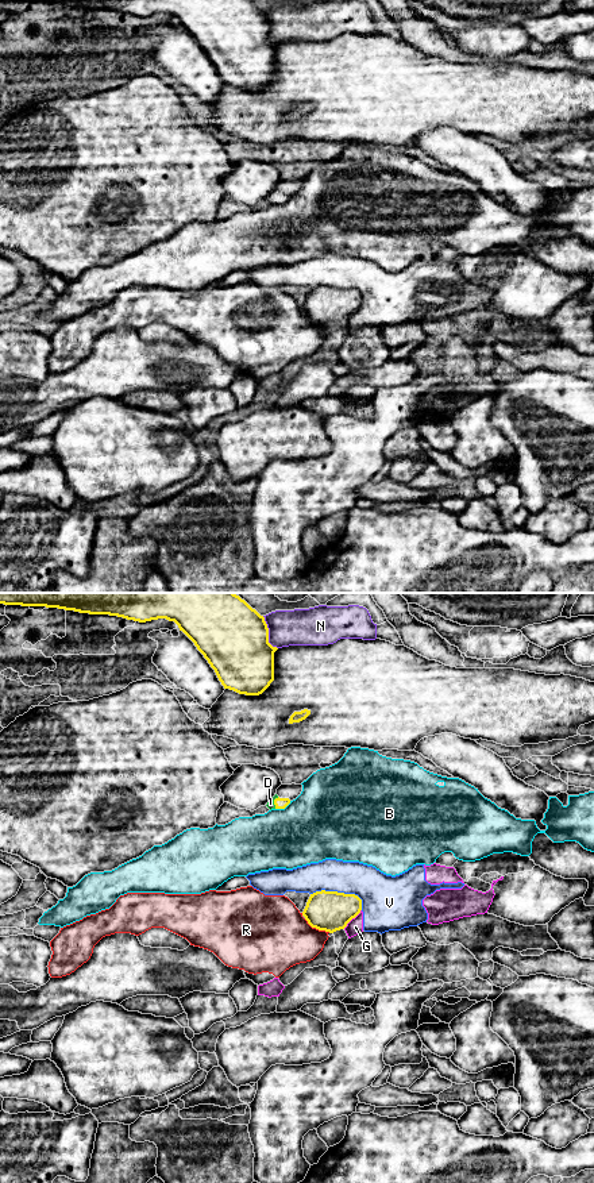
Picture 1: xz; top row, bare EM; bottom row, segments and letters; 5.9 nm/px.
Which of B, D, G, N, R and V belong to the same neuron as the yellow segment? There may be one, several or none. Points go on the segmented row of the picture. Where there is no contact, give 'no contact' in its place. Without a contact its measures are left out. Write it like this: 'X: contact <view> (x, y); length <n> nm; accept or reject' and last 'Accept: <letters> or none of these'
B: contact xz (282, 808); length 110 nm; reject
D: contact xz (274, 802); length 80 nm; accept
G: contact xz (353, 917); length 160 nm; reject
N: contact xz (267, 634); length 220 nm; reject
R: contact xz (317, 928); length 180 nm; reject
V: contact xz (340, 893); length 320 nm; reject
Accept: D

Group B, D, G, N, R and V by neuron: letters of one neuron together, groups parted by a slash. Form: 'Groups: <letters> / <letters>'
Groups: B / D / G V / N / R

